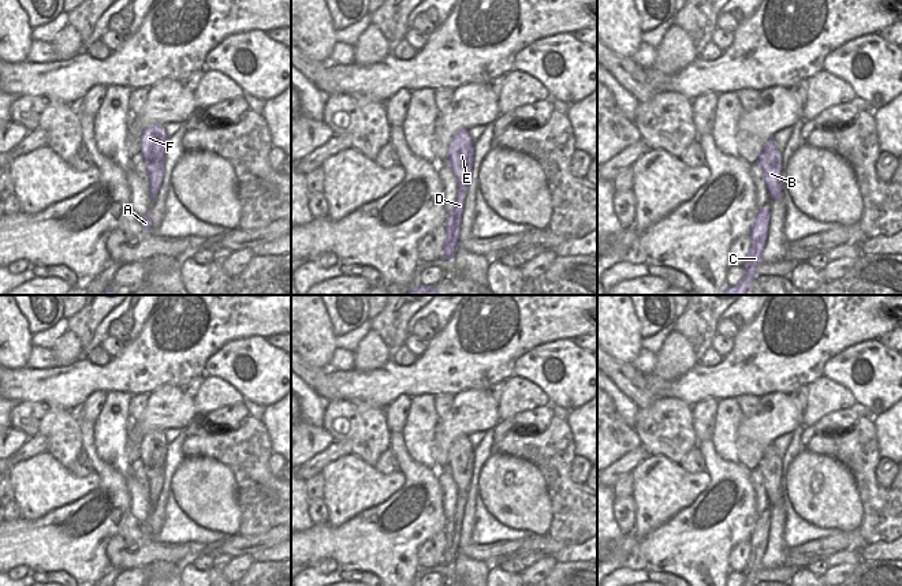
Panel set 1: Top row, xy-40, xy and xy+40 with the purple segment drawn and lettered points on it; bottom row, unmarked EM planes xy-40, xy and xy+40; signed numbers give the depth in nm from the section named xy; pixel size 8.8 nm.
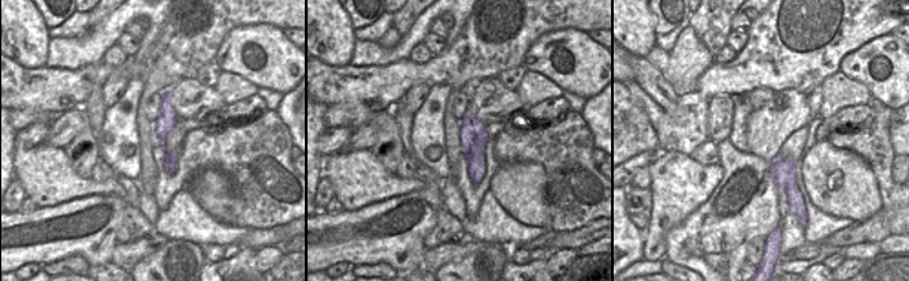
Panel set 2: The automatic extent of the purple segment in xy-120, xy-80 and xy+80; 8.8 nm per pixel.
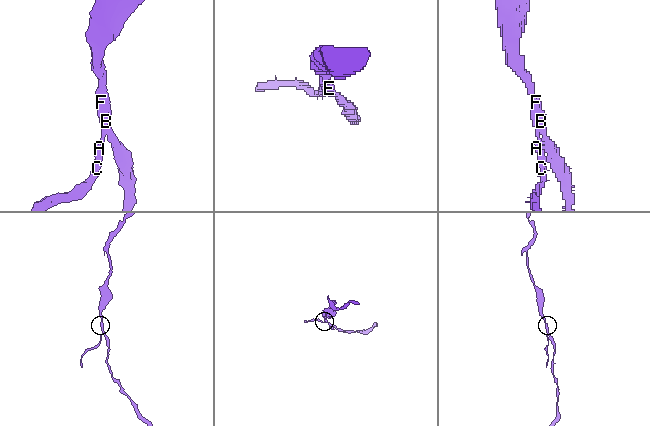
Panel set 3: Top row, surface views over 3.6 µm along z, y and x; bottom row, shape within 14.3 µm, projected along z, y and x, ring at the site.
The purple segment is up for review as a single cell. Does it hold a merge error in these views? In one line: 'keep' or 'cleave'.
cleave

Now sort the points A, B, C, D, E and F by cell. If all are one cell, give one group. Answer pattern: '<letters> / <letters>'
A C D / B E F

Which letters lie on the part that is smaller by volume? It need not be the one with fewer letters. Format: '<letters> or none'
A, C, D

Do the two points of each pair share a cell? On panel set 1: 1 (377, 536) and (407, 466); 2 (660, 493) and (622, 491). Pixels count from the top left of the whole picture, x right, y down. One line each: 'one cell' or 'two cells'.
1: one cell
2: two cells

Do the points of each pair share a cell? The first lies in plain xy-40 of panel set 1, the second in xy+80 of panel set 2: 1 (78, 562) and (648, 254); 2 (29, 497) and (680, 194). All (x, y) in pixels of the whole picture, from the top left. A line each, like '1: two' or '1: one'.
1: two
2: one

